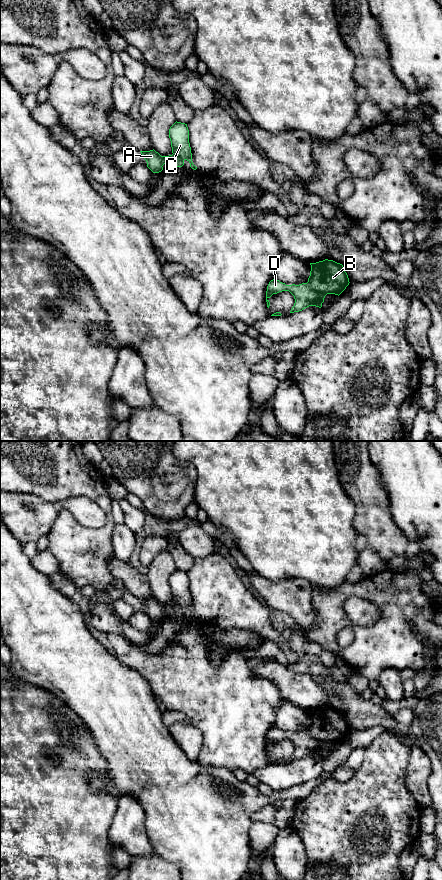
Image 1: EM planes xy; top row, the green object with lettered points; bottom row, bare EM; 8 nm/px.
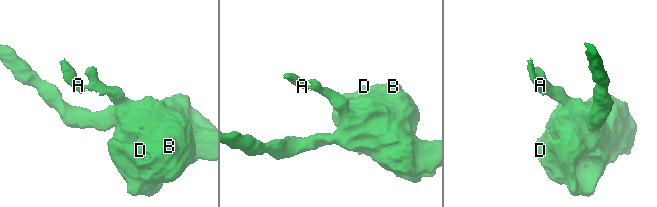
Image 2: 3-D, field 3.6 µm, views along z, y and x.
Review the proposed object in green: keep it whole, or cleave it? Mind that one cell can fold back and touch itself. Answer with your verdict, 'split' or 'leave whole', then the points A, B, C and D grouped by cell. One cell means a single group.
split; A / B C D

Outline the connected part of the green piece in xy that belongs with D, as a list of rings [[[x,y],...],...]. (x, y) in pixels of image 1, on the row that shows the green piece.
[[[325,259],[316,263],[310,263],[311,271],[307,283],[302,283],[299,285],[286,285],[277,279],[273,279],[269,282],[266,291],[266,302],[269,308],[270,302],[269,298],[273,294],[277,294],[282,291],[289,291],[295,299],[294,306],[292,307],[290,313],[299,312],[309,306],[316,306],[321,308],[324,298],[327,294],[340,295],[346,287],[349,285],[349,278],[342,264],[337,263],[333,260]]]

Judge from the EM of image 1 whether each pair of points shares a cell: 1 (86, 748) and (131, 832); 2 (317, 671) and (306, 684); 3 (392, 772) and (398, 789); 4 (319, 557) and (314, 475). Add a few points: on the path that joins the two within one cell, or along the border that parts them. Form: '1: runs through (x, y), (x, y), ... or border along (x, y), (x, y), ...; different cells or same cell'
1: border along (119, 799), (117, 810), (109, 829); different cells
2: border along (290, 668), (311, 675), (327, 695); different cells
3: runs through (392, 776), (392, 783), (394, 785); same cell
4: runs through (314, 537), (314, 495); same cell

